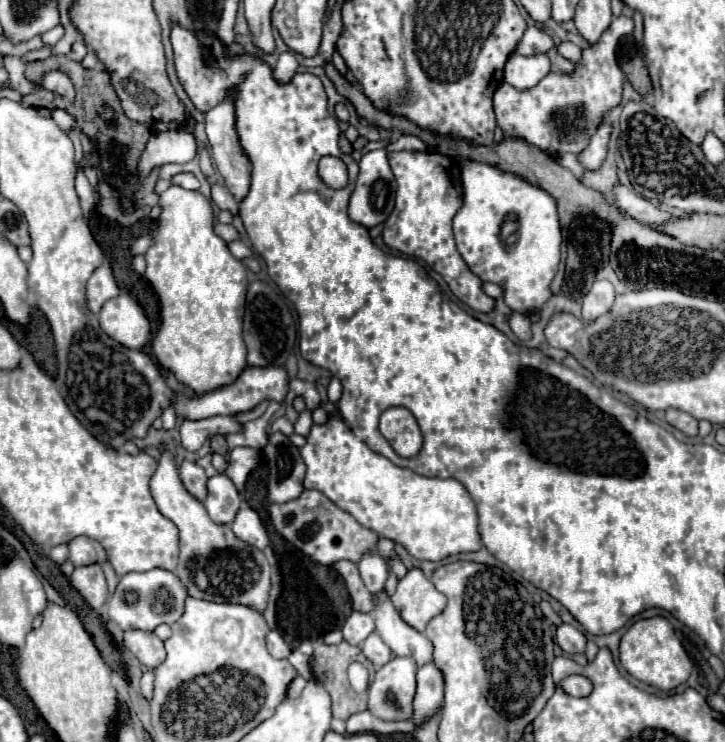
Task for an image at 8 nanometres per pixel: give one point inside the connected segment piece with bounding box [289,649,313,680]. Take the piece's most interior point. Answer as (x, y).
(300, 661)

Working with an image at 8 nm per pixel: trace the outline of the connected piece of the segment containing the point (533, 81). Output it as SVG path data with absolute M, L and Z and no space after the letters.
M512 54L504 66L504 82L522 92L534 88L548 72L550 72L550 60L546 54L530 58Z

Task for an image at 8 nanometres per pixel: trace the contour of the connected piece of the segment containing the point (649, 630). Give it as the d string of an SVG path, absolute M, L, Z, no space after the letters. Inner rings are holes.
M662 616L638 620L630 626L630 630L622 636L622 642L620 642L620 662L630 676L662 692L670 692L676 686L684 684L690 678L690 672L694 666L686 650L682 648L680 640L674 636L672 624Z

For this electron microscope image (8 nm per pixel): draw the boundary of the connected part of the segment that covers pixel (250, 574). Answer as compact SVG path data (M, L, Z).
M168 448L160 450L158 468L150 478L150 492L158 510L172 520L180 532L180 556L174 572L186 586L188 596L210 602L246 604L264 612L270 592L270 564L264 552L238 540L228 524L216 524L210 520L204 504L184 488L174 456Z

